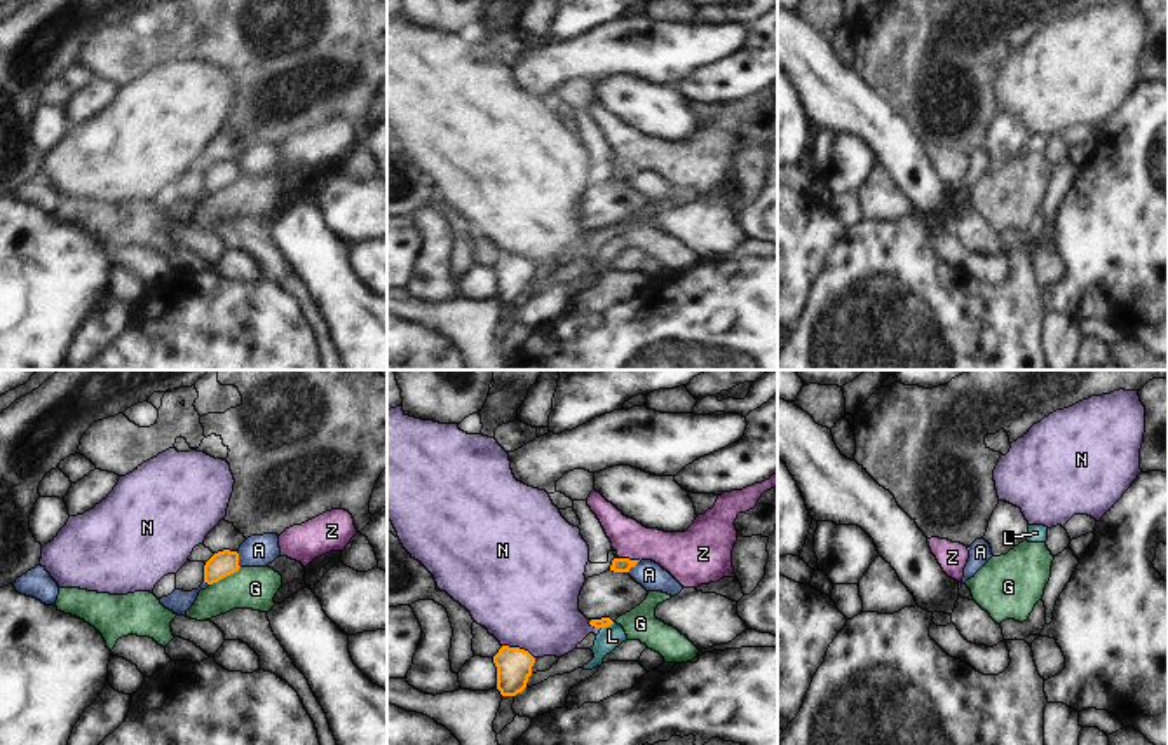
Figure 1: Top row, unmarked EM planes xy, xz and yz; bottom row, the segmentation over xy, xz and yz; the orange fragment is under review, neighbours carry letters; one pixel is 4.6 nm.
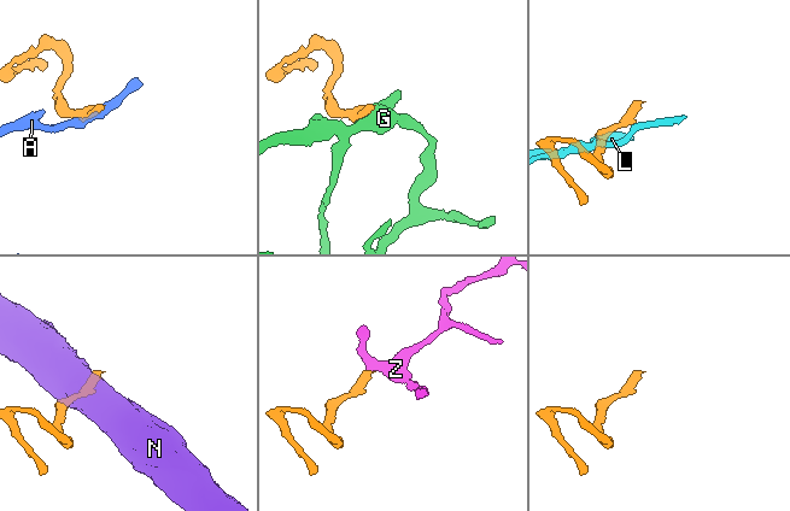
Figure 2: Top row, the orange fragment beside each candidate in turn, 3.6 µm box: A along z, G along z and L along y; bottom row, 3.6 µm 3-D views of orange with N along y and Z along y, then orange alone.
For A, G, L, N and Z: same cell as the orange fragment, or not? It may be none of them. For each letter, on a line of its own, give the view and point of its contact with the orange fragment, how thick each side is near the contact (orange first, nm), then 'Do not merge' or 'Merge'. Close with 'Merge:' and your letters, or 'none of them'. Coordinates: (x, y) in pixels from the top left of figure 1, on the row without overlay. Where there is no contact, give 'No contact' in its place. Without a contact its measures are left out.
A: Touches orange at xy (237, 170). Thickness 120 nm (orange) against 140 nm. Do not merge
G: Touches orange at xy (225, 185). Thickness 120 nm (orange) against 190 nm. Do not merge
L: Touches orange at xz (607, 234). Thickness 50 nm (orange) against 110 nm. Do not merge
N: Touches orange at xz (518, 257). Thickness 160 nm (orange) against 480 nm. Do not merge
Z: Touches orange at xz (628, 168). Thickness 60 nm (orange) against 200 nm. Merge
Merge: Z

